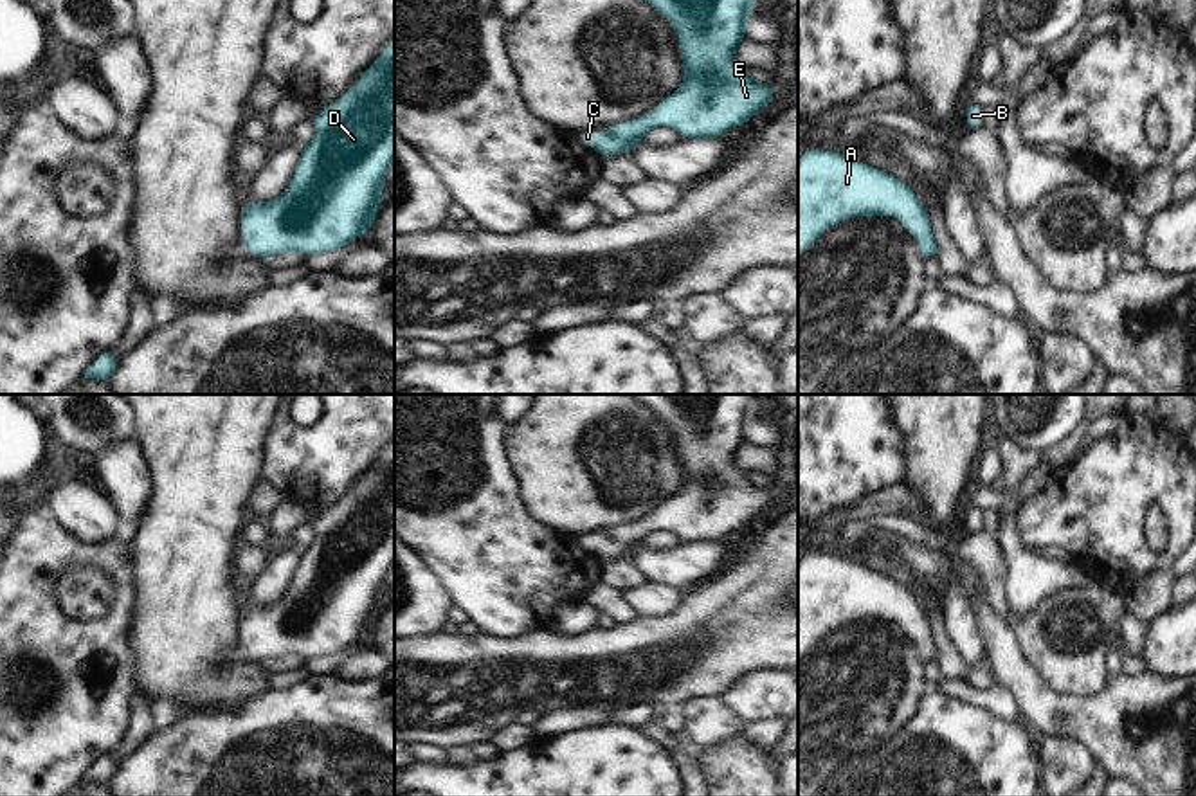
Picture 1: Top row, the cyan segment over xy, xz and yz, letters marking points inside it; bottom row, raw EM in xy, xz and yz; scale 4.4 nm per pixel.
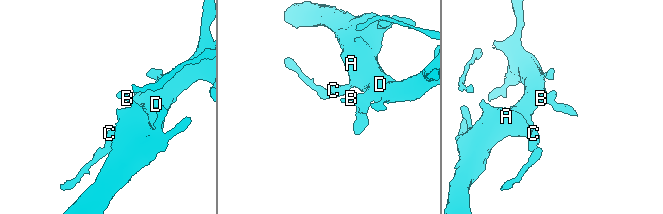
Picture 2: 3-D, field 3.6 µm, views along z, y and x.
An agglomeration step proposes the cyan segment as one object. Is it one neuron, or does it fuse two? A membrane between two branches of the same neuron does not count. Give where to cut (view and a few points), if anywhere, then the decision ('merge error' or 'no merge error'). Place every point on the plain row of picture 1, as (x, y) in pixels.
cut none; no merge error

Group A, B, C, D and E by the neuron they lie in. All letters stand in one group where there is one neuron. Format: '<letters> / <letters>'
A B C D E

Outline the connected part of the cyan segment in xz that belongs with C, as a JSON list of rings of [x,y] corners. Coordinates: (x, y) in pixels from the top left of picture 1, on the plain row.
[[[634,394],[652,407],[677,436],[684,481],[681,490],[665,501],[648,519],[629,522],[596,538],[580,537],[582,544],[600,560],[629,558],[656,529],[668,529],[683,537],[684,544],[719,542],[728,533],[746,529],[748,524],[773,506],[776,492],[760,488],[749,472],[735,465],[735,454],[748,441],[746,427],[757,407],[755,394]]]

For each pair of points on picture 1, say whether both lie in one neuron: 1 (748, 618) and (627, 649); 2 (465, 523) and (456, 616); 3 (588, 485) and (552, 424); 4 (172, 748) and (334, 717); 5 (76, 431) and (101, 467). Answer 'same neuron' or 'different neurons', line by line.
1: same neuron
2: different neurons
3: same neuron
4: same neuron
5: different neurons

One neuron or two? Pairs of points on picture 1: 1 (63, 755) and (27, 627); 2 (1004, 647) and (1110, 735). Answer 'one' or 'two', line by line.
1: one
2: one

